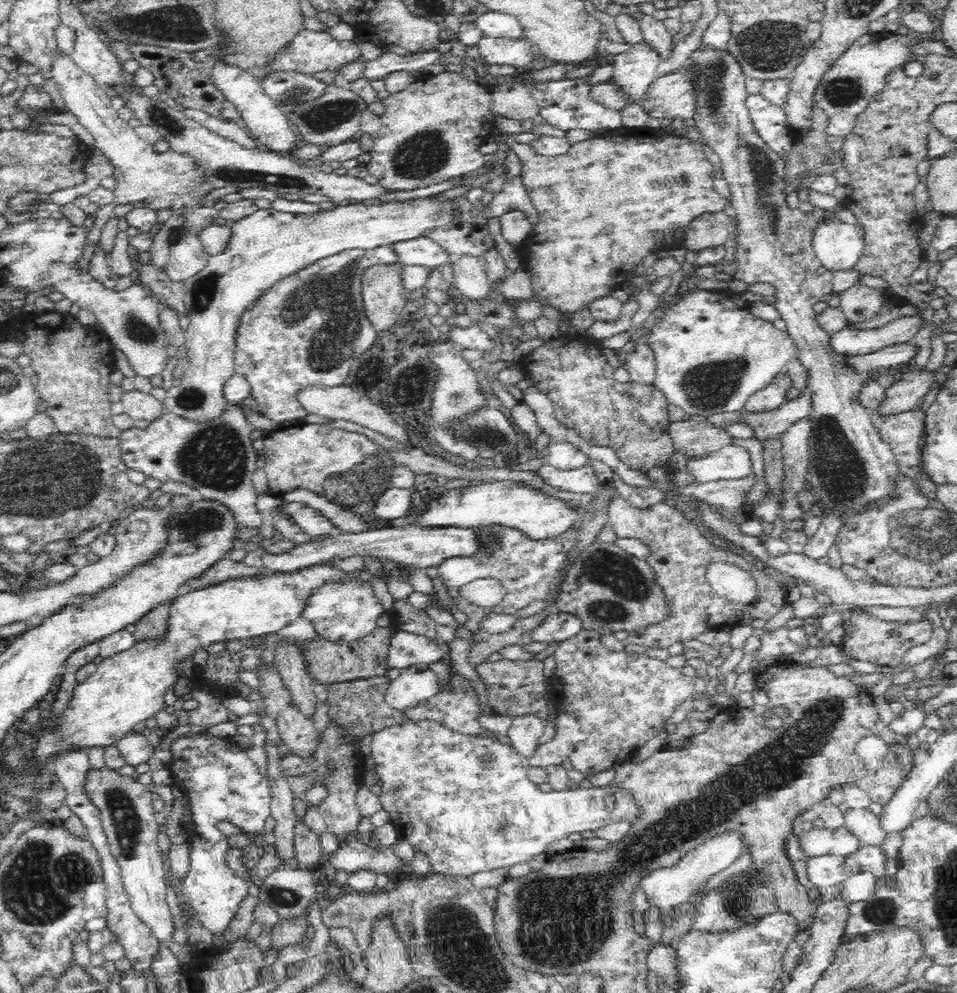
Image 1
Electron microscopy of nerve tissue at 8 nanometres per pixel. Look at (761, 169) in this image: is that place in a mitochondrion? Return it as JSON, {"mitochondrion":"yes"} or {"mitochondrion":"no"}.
{"mitochondrion":"yes"}

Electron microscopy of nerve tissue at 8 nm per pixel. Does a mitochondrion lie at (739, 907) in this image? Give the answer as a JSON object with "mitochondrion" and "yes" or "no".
{"mitochondrion":"yes"}

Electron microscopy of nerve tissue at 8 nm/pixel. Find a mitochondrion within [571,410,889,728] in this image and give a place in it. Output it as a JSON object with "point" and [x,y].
{"point":[622,585]}

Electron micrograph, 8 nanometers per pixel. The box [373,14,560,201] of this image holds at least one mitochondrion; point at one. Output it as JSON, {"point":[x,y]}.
{"point":[424,153]}

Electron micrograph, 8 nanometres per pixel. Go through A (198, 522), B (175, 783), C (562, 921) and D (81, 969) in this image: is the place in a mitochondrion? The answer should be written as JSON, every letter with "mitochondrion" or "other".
{"A":"mitochondrion","B":"other","C":"mitochondrion","D":"other"}

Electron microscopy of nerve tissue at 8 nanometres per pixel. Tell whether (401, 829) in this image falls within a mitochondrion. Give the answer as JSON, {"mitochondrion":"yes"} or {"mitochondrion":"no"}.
{"mitochondrion":"no"}

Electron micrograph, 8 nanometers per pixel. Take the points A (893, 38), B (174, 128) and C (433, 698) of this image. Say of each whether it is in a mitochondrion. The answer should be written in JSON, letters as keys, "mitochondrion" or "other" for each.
{"A":"other","B":"mitochondrion","C":"other"}

